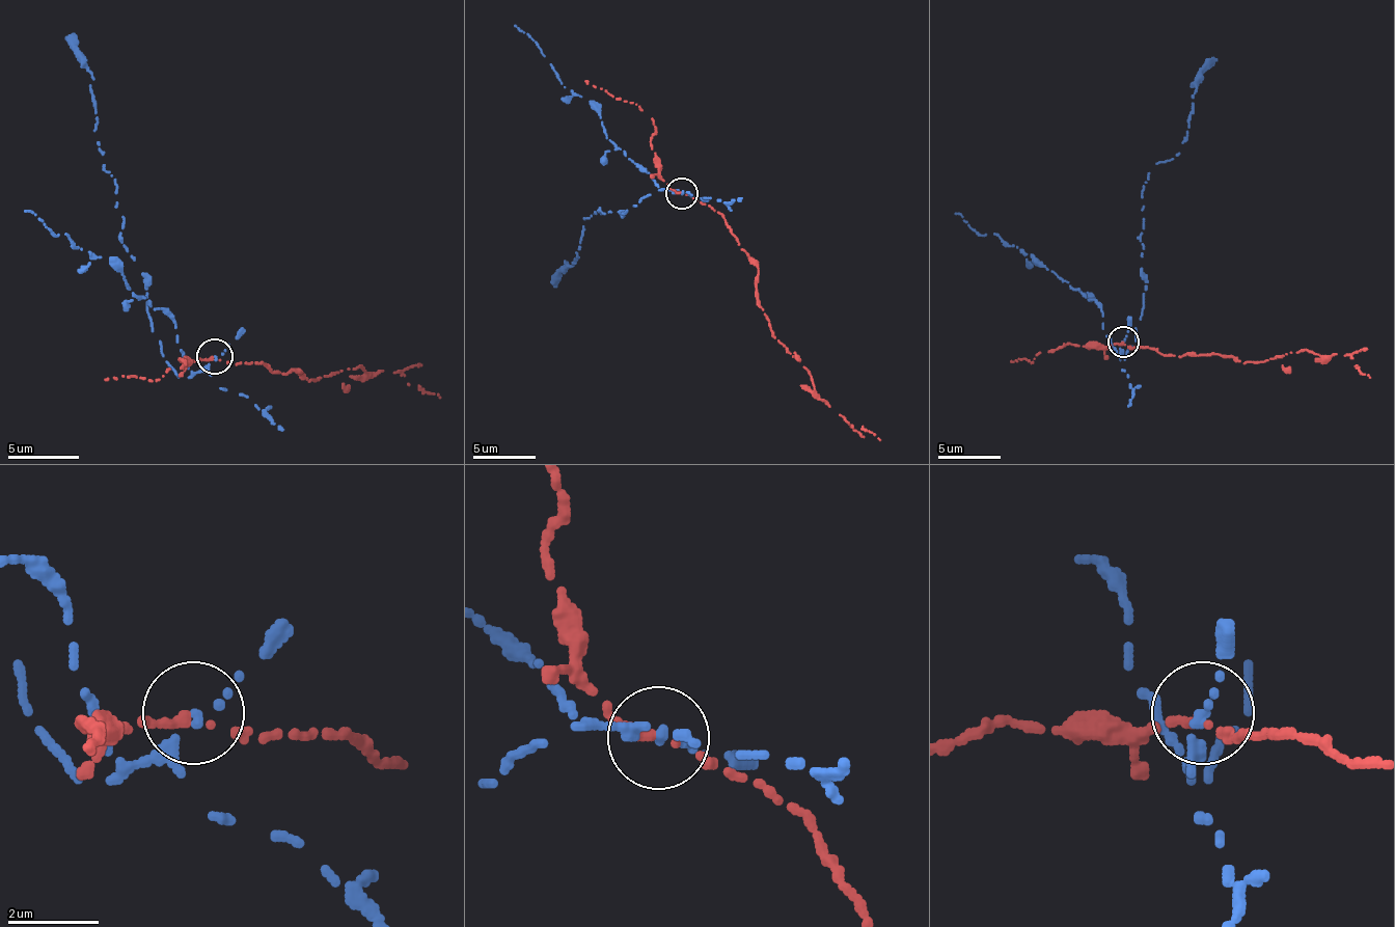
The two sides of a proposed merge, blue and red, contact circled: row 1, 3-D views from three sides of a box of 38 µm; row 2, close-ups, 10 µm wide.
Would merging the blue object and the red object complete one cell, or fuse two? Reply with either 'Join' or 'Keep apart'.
Keep apart

